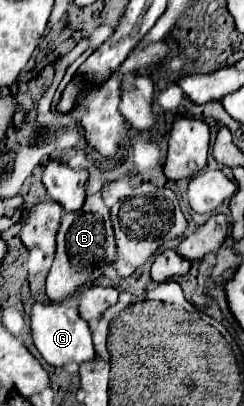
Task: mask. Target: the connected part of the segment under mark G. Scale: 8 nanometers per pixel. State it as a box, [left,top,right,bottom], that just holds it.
[31,303,95,367]

